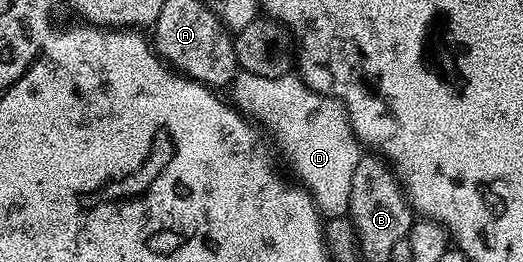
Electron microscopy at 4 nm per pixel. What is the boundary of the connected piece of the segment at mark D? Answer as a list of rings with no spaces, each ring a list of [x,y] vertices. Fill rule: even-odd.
[[[292,72],[281,78],[237,73],[230,93],[236,109],[267,131],[282,158],[284,153],[299,185],[311,194],[321,215],[325,219],[345,217],[350,204],[350,179],[354,168],[358,168],[362,144],[352,131],[344,103],[328,94],[314,92]]]

